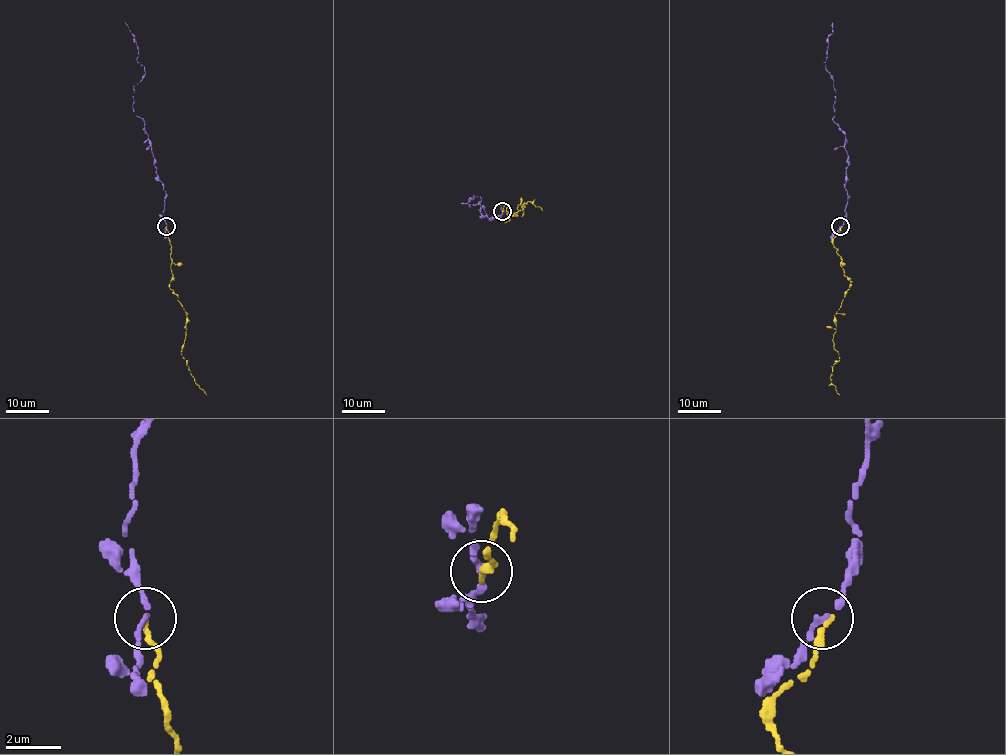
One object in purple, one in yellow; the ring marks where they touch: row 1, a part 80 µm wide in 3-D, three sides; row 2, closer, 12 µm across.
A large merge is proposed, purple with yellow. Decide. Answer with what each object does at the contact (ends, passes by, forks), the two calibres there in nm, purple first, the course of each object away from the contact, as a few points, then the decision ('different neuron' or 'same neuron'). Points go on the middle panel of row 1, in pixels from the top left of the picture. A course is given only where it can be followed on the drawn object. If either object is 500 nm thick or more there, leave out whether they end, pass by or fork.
purple passes by; yellow ends there; 200 nm thick on the purple side, 260 nm on the other; purple runs (502, 212), (497, 216), (502, 218), (489, 219), (479, 204), (468, 204), (477, 204), (480, 197), (461, 203); yellow runs (502, 212), (506, 204), (506, 221), (521, 207), (520, 203), (517, 210), (529, 201), (542, 210); same neuron

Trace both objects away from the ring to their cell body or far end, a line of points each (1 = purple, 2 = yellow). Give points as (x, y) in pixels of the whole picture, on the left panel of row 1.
1: (166, 227), (166, 192), (143, 120), (132, 108), (144, 67), (125, 22)
2: (166, 227), (172, 275), (169, 286), (186, 315), (181, 353), (195, 382), (206, 394)

